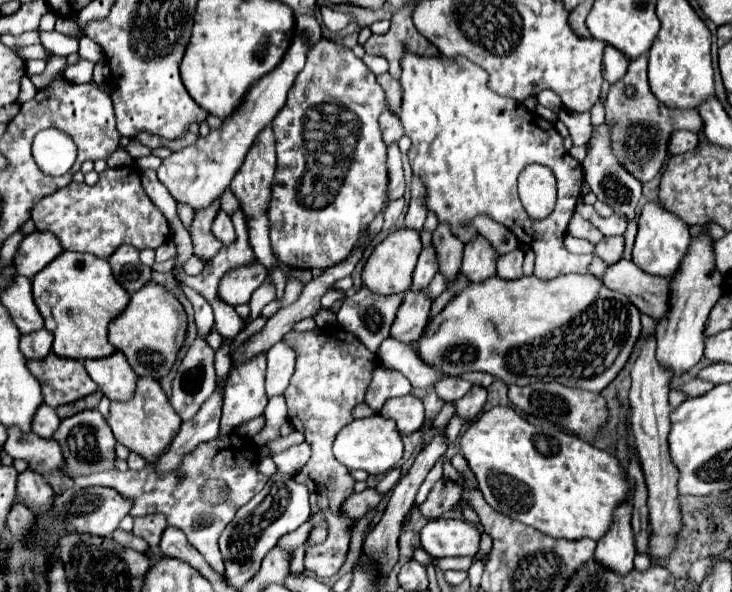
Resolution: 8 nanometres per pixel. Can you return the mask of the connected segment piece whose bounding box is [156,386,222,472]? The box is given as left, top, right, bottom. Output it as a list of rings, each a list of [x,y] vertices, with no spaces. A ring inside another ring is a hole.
[[[216,386],[214,394],[202,404],[202,410],[192,420],[182,422],[182,428],[180,428],[178,436],[174,438],[174,444],[156,462],[156,470],[158,472],[176,470],[180,466],[184,454],[188,454],[200,442],[214,440],[218,434],[220,414],[222,414],[222,388]]]

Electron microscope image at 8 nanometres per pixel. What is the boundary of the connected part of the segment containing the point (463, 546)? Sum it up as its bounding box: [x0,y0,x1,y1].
[420,518,480,556]

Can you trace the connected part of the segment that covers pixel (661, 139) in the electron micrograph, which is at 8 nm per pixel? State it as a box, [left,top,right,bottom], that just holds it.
[606,56,702,184]

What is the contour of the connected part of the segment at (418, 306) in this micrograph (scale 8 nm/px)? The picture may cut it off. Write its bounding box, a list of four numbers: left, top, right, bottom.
[390,292,432,344]

